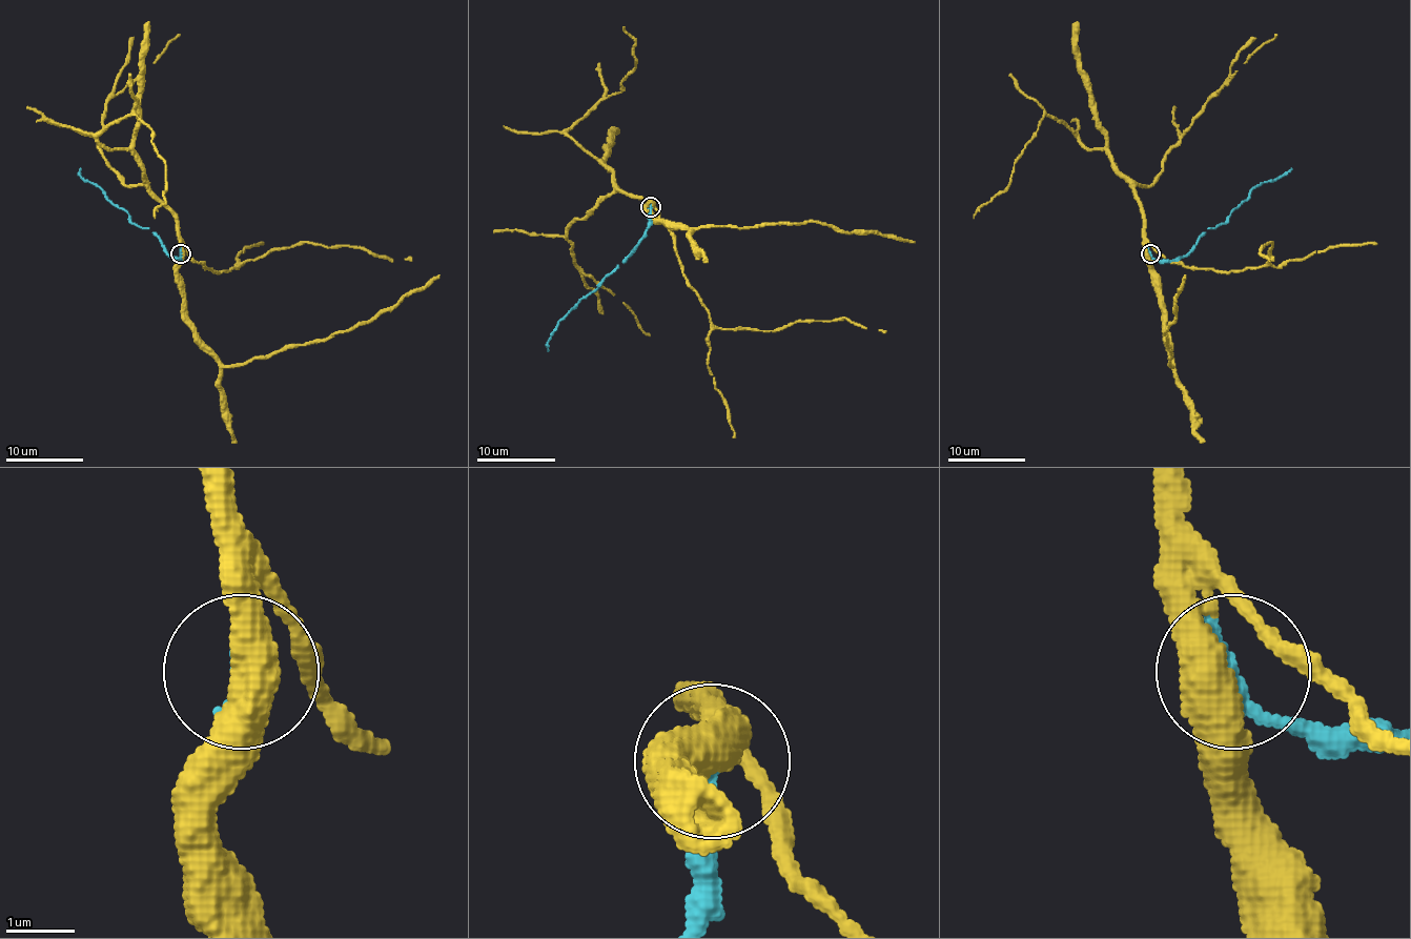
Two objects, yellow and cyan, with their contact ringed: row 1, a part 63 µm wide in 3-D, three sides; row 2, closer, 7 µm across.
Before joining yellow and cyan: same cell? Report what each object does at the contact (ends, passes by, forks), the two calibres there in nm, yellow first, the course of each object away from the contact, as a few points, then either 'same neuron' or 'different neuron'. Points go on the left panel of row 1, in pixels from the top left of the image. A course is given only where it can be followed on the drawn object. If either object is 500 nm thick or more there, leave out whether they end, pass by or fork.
500 nm thick on the yellow side, 200 nm on the other; yellow runs (180, 253), (178, 284), (184, 323), (222, 365), (324, 342), (372, 321), (404, 298), (425, 289), (440, 274); cyan runs (180, 253), (178, 261), (149, 228), (136, 226), (97, 186), (80, 175), (80, 168); same neuron

